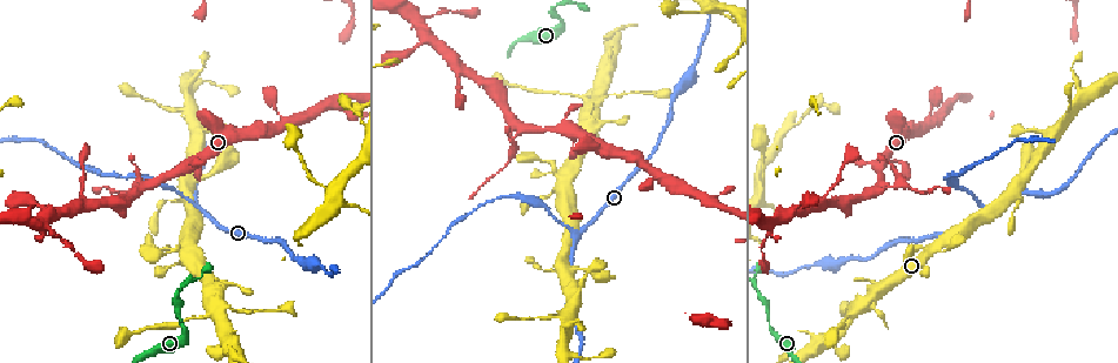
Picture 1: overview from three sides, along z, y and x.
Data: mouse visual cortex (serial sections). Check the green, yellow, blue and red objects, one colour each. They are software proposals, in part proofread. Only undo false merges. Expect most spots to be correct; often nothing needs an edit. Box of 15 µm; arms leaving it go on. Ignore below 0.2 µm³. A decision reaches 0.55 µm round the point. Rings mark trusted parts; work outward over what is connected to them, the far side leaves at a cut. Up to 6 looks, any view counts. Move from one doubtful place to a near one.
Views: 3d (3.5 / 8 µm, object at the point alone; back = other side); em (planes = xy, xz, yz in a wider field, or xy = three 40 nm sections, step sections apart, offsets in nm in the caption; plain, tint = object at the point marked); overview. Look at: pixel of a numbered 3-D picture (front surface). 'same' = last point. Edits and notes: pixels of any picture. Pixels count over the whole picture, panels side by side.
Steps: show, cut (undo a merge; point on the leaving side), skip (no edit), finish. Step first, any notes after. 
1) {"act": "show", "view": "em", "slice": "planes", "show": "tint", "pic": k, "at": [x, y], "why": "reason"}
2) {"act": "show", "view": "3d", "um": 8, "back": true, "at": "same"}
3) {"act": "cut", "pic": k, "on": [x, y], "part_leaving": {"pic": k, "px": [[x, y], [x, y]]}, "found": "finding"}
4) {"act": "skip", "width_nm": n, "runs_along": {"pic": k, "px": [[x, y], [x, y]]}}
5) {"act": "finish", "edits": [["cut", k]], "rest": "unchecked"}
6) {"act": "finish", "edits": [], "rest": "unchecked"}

{"act": "show", "view": "3d", "um": 3.5, "pic": 1, "at": [558, 128], "why": "thick turns thin"}

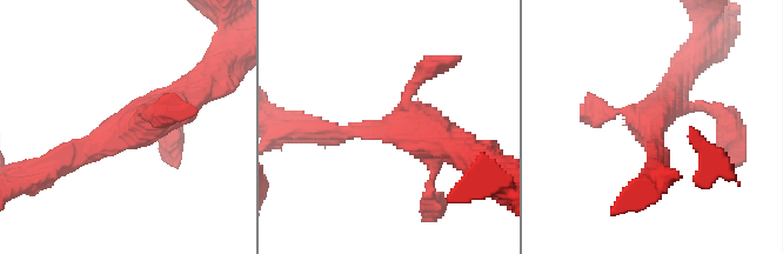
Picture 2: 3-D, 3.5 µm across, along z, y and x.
{"act": "show", "view": "em", "slice": "xy", "step": 2, "show": "tint", "pic": 2, "at": [392, 128]}

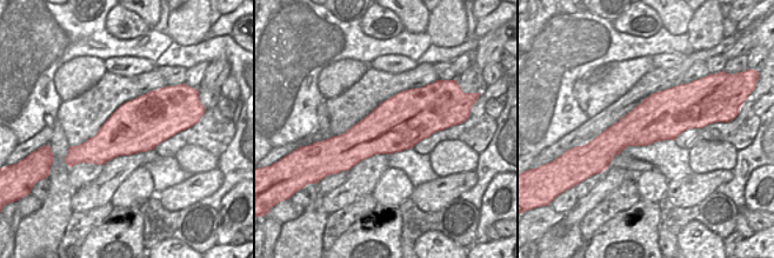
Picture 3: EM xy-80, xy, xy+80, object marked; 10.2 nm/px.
{"act": "show", "view": "em", "slice": "xy", "step": 1, "show": "tint", "at": "same", "why": "cut it another way"}

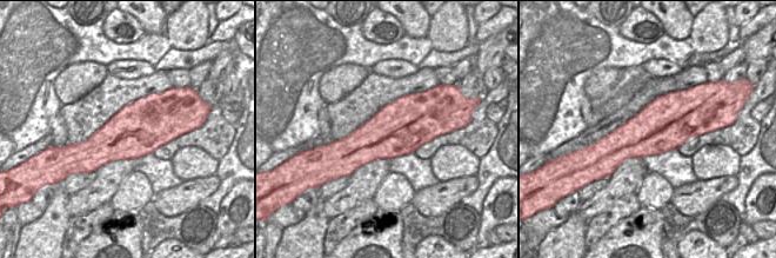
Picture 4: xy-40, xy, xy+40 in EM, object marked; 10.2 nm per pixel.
{"act": "skip", "width_nm": 550, "runs_along": {"pic": 2, "px": [[193, 91], [59, 162]]}, "found": "one cell here"}

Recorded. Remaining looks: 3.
{"act": "show", "view": "3d", "um": 3.5, "pic": 1, "at": [571, 271], "why": "three-way junction"}

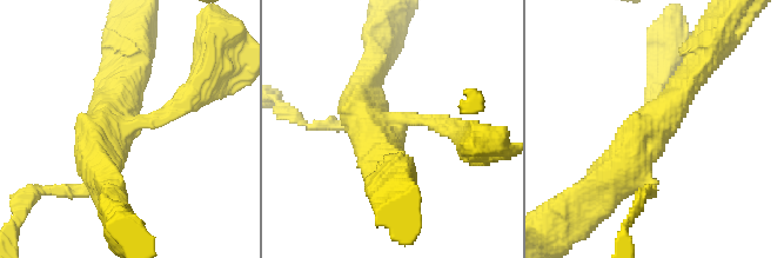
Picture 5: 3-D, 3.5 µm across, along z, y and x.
{"act": "show", "view": "em", "slice": "xy", "step": 5, "show": "tint", "pic": 5, "at": [127, 126], "arms": 3, "arm_widths_nm": [150, 400, 500], "why": "now the EM"}

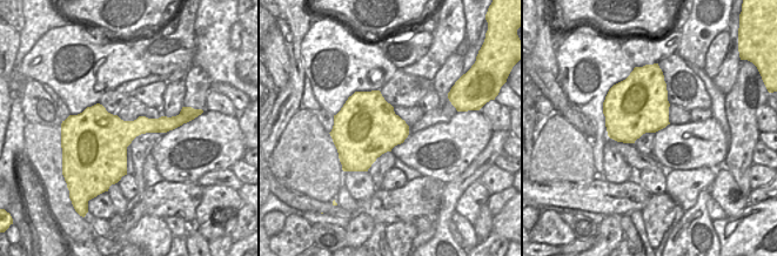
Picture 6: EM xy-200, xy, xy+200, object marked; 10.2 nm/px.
{"act": "skip", "runs_along": {"pic": 5, "px": [[601, 184], [640, 149], [699, 65]]}, "found": "one cell here"}

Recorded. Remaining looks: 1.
{"act": "show", "view": "3d", "um": 3.5, "pic": 1, "at": [205, 213], "why": "side arm on a straight run"}

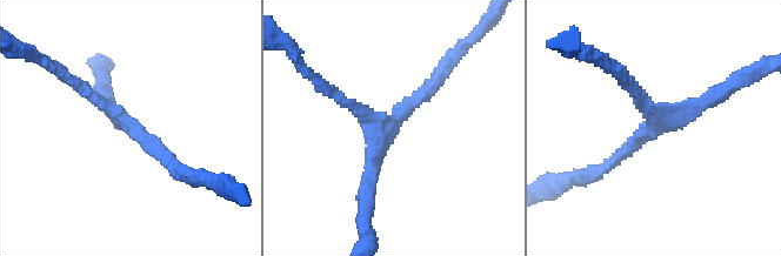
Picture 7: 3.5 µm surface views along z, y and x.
{"act": "skip", "arms": 3, "arm_widths_nm": [150, 200, 200], "runs_along": {"pic": 7, "px": [[181, 170], [127, 120], [73, 81]]}, "found": "continuous, no second cell"}

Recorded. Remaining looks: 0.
{"act": "finish", "edits": [], "rest": "unchecked"}

